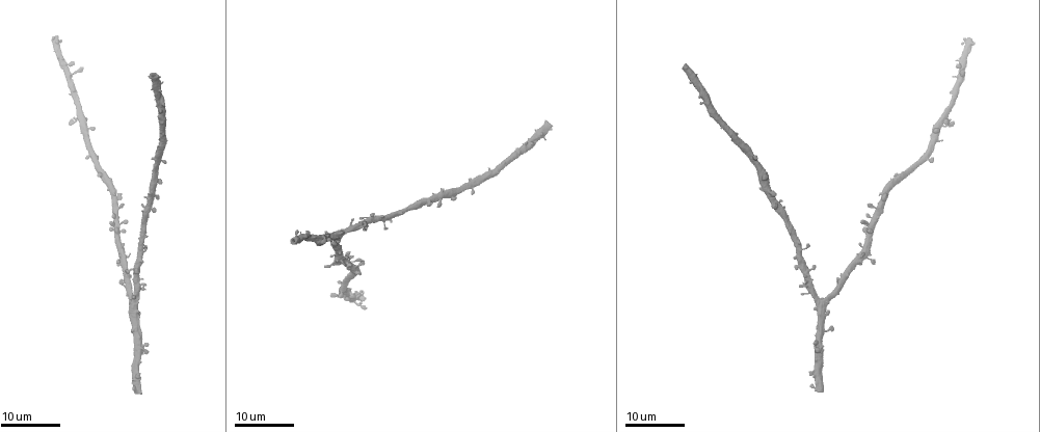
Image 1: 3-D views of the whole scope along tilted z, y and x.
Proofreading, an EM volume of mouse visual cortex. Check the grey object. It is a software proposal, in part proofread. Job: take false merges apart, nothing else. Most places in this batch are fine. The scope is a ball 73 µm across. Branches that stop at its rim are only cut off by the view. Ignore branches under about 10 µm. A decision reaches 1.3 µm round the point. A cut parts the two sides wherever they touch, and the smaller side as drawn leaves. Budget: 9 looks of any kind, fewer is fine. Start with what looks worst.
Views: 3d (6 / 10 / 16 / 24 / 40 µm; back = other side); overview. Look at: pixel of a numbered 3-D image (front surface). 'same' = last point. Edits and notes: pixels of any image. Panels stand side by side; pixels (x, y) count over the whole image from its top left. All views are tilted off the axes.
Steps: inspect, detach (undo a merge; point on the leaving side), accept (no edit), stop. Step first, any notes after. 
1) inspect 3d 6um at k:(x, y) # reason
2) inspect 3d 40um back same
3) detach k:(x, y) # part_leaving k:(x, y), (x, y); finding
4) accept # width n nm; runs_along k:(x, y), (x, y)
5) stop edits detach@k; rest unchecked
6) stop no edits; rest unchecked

inspect 3d 16um at 1:(134, 280) # a narrow waist

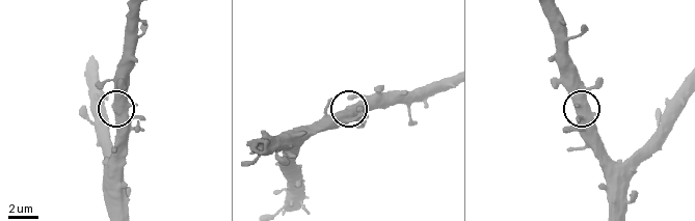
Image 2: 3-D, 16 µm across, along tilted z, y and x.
inspect 3d 6um at 2:(586, 103)

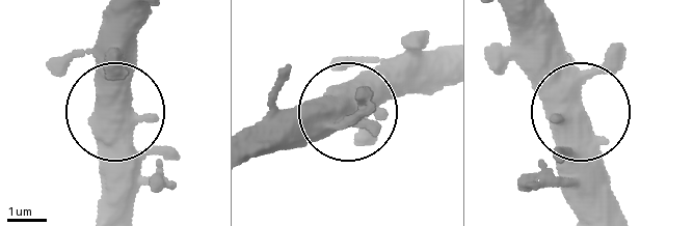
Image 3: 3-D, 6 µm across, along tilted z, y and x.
accept # width 520 nm; one neuron here

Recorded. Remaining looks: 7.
inspect 3d 16um at 1:(82, 108) # a narrow waist

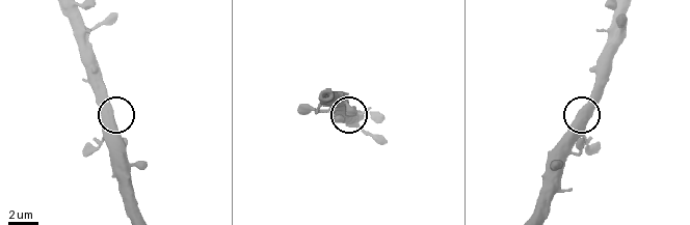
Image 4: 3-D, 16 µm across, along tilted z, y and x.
inspect 3d 10um at 4:(112, 113) # zoom in

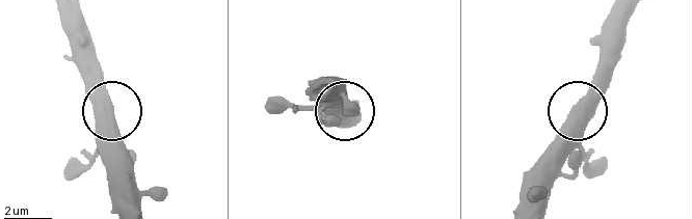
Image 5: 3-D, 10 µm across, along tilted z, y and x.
accept # continuous, no second neuron

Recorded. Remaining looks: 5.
inspect 3d 16um at 1:(135, 305)

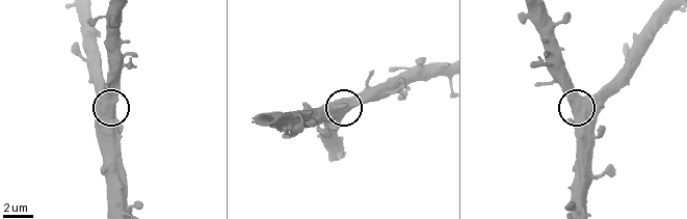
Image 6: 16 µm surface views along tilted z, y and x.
inspect 3d 10um at 6:(572, 101)

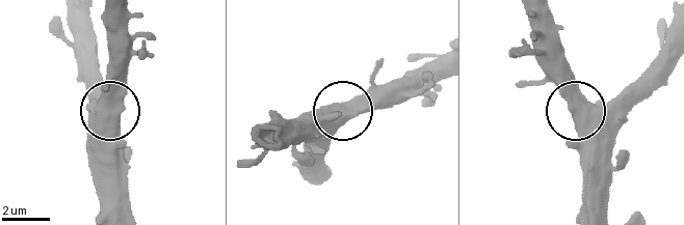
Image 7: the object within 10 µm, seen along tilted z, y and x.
accept # one neuron here

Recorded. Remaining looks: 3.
inspect 3d 24um at 1:(787, 218) # a narrow waist

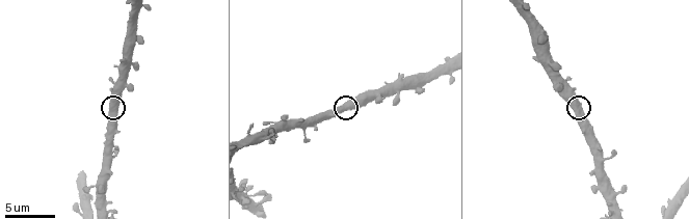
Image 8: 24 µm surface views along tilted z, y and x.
inspect 3d 6um at 8:(579, 103) # zoom in

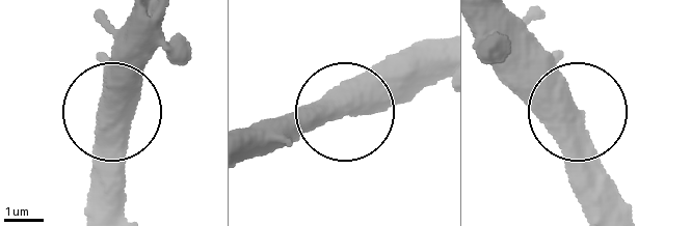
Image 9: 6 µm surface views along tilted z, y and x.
accept # runs_along 9:(619, 202), (570, 105), (489, 31); all the same neuron

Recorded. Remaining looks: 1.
stop no edits; rest unchecked

